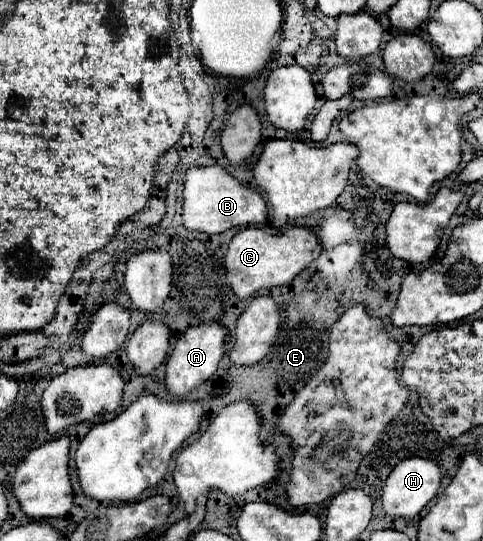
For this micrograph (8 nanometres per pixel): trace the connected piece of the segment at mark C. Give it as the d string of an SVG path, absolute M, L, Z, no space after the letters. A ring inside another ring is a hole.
M245 227L229 243L229 251L225 257L227 283L233 287L239 299L249 299L259 289L271 289L275 285L289 283L311 261L315 261L319 253L319 239L309 227L289 227L287 231L277 235L271 235L261 227Z

